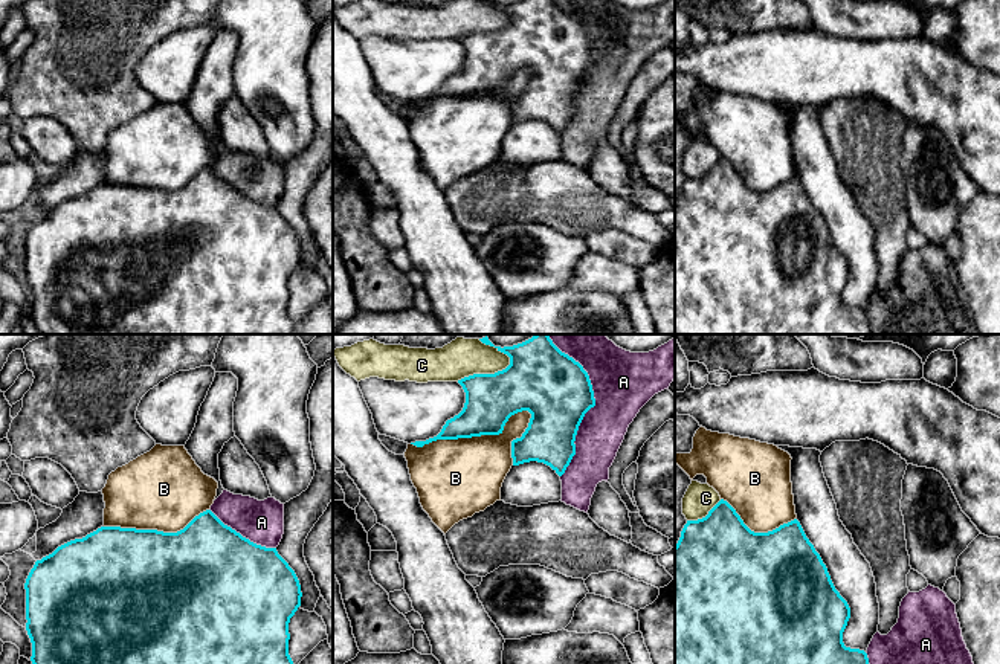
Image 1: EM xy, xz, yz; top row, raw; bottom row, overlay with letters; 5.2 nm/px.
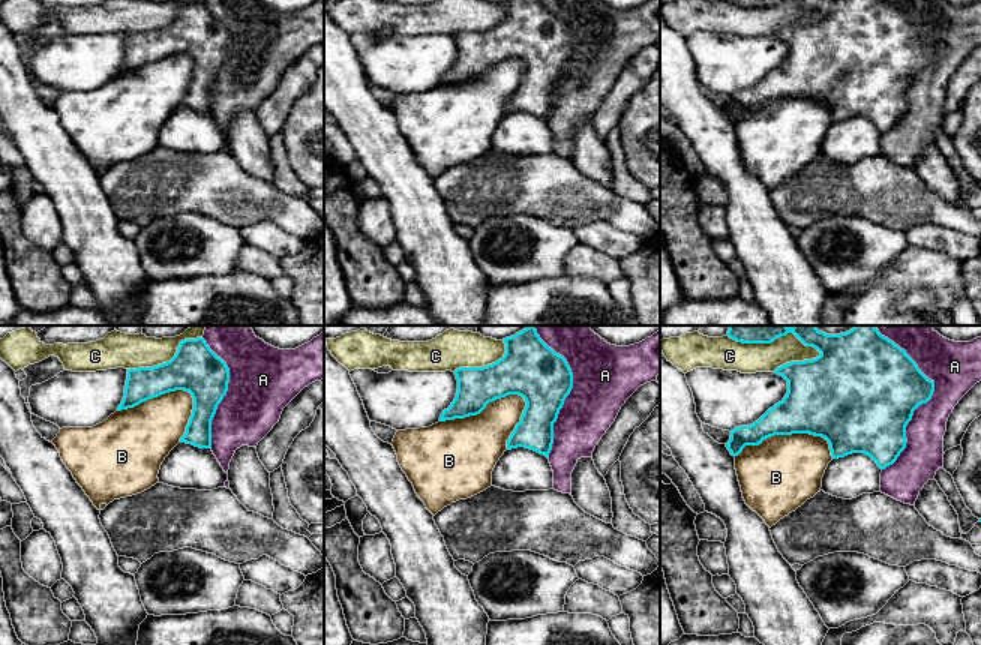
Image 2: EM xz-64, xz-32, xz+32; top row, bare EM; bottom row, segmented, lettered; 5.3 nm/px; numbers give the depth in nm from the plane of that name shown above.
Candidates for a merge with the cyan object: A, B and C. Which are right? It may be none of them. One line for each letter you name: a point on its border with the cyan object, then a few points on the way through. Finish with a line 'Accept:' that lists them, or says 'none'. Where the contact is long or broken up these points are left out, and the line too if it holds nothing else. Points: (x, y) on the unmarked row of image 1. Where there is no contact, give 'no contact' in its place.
Accept: none

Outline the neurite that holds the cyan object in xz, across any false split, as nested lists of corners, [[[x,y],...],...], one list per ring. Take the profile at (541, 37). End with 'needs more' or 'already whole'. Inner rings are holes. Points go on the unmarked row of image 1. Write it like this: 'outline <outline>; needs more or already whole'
outline [[[522,0],[495,6],[510,15],[510,23],[495,32],[473,32],[458,38],[466,50],[463,69],[447,78],[437,95],[411,102],[423,105],[437,98],[499,93],[511,73],[528,69],[531,72],[528,85],[521,96],[511,99],[513,124],[537,119],[562,134],[576,113],[579,84],[585,72],[595,64],[588,31],[553,0]]]; already whole

